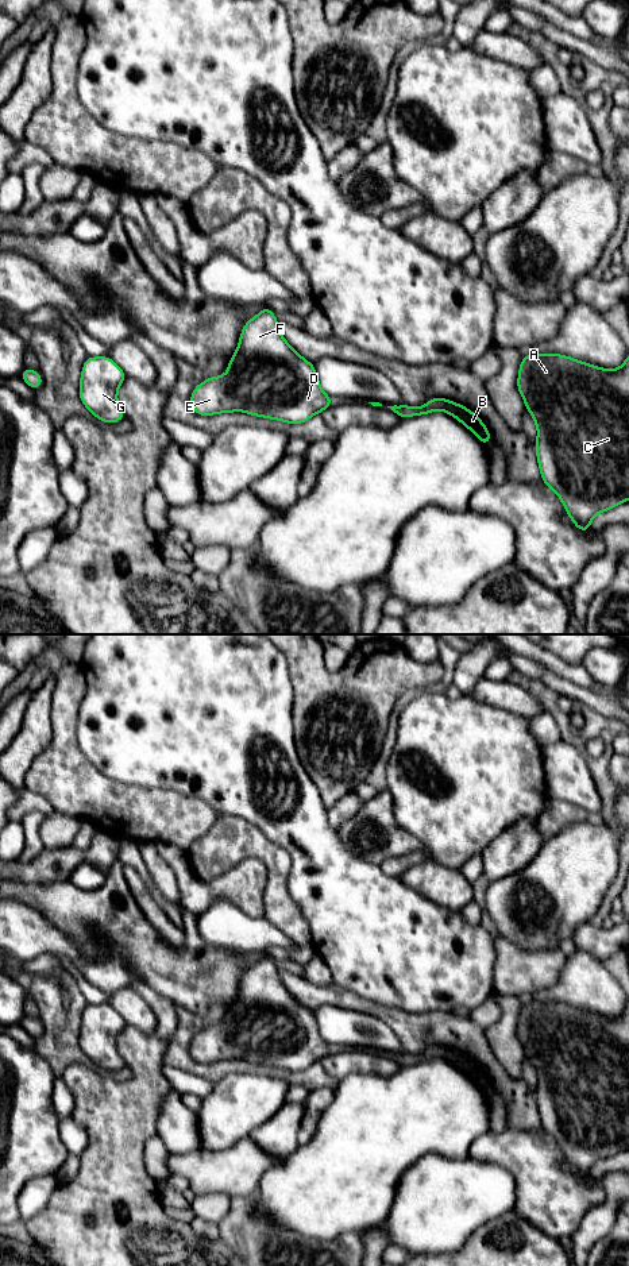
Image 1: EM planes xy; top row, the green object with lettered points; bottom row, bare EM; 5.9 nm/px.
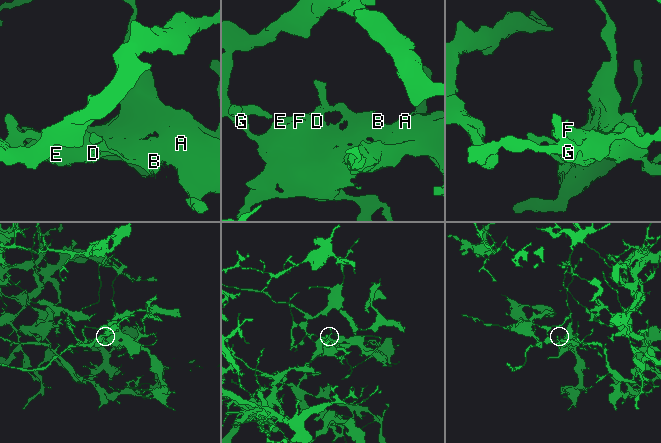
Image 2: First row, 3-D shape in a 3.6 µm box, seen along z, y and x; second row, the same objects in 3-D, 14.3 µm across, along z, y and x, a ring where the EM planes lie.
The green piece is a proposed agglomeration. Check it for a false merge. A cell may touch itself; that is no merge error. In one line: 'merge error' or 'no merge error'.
no merge error

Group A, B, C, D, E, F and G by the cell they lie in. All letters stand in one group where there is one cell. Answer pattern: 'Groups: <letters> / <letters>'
Groups: A B C D E F G

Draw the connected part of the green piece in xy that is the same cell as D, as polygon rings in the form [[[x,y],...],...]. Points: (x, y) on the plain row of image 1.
[[[263,953],[259,962],[242,977],[238,997],[228,1011],[228,1020],[198,1031],[192,1043],[192,1058],[200,1064],[247,1059],[255,1065],[302,1072],[332,1054],[331,1043],[319,1031],[314,1014],[283,987],[275,961]]]

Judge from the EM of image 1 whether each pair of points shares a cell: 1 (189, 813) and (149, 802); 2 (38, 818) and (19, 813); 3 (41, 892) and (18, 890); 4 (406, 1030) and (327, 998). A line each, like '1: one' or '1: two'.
1: one
2: two
3: one
4: one

